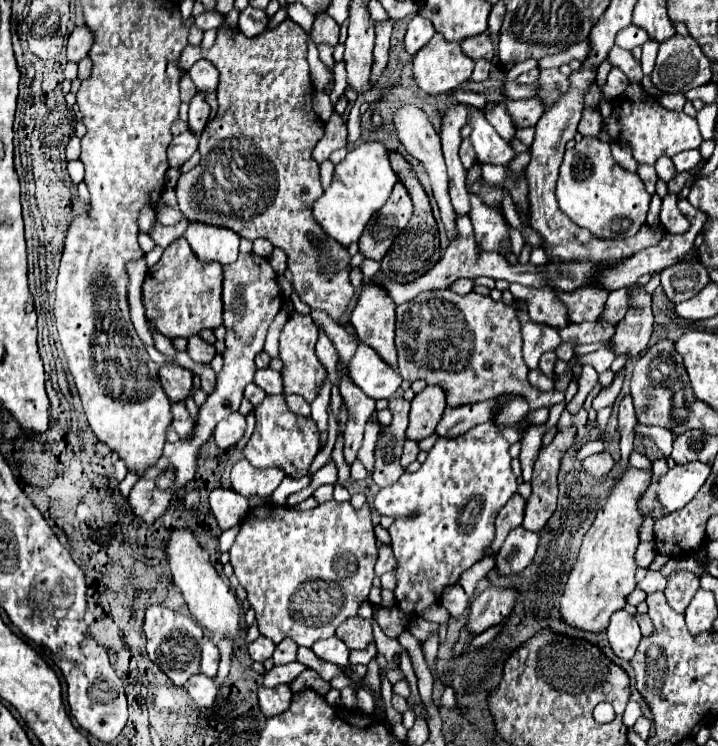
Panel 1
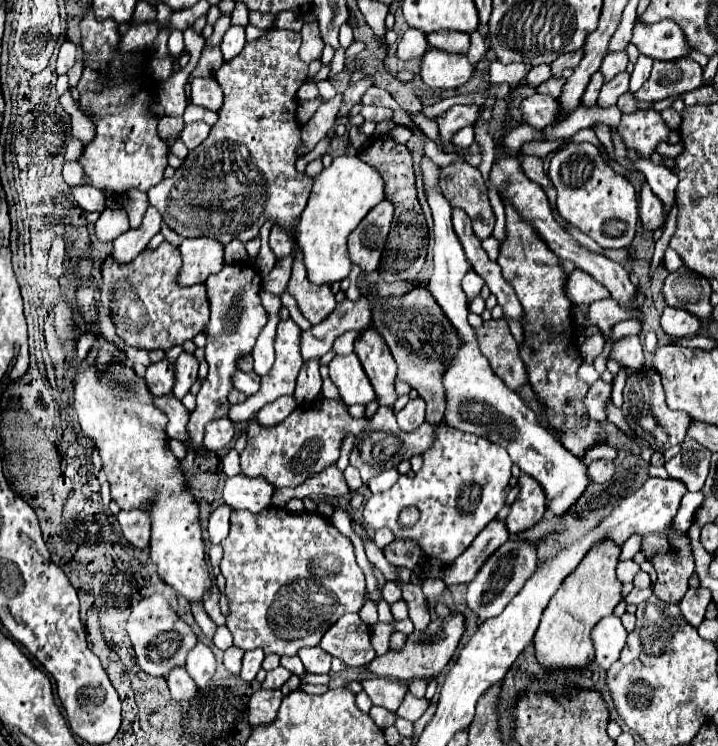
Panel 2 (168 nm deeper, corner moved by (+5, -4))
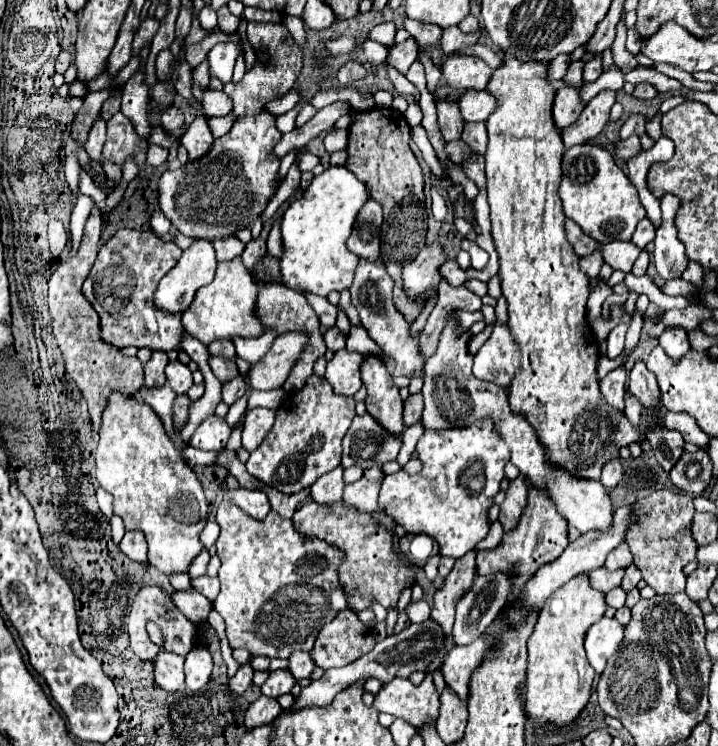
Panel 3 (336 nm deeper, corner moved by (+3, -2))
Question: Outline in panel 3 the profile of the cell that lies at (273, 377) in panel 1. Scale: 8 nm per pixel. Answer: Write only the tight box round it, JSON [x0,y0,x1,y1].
[209,356,241,384]

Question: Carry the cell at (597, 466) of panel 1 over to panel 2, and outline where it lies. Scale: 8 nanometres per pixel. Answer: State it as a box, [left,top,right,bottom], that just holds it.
[589,460,615,482]

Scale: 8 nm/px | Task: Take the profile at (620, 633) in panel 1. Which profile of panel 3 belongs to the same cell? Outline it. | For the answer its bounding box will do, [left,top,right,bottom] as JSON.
[585,618,623,674]

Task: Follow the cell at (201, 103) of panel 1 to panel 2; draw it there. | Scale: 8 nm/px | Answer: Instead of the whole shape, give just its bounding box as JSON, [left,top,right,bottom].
[181,122,209,150]

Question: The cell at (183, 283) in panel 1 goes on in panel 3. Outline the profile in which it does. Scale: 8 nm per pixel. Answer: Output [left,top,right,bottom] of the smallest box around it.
[83,230,185,350]

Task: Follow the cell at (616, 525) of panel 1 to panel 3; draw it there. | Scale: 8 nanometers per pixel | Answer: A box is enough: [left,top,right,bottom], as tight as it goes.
[521,574,607,724]

